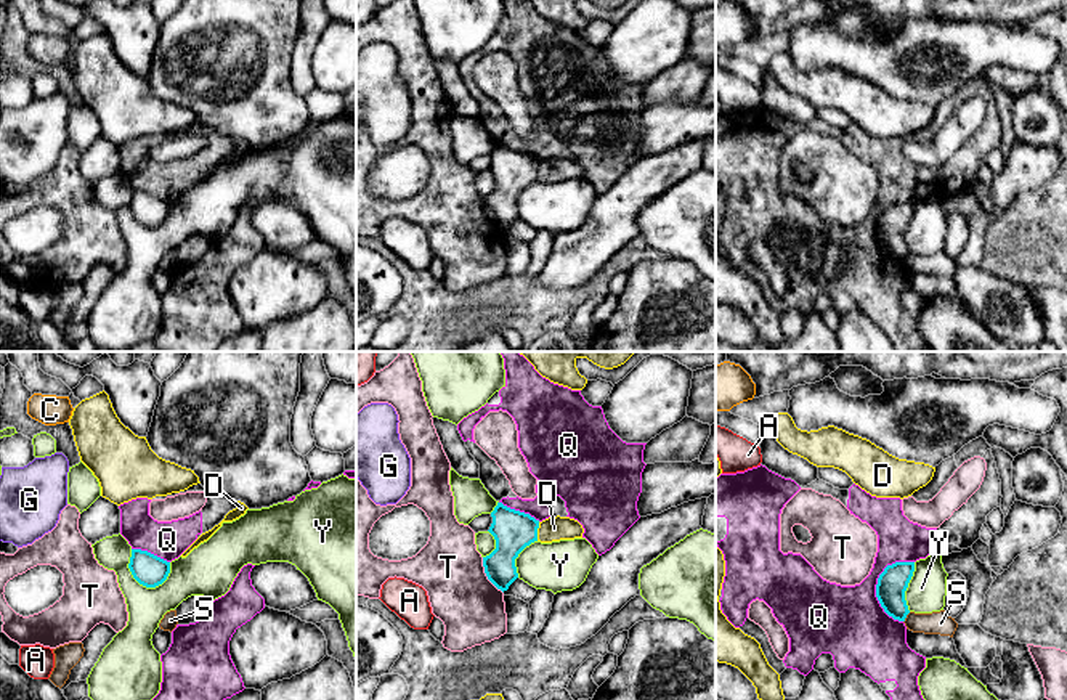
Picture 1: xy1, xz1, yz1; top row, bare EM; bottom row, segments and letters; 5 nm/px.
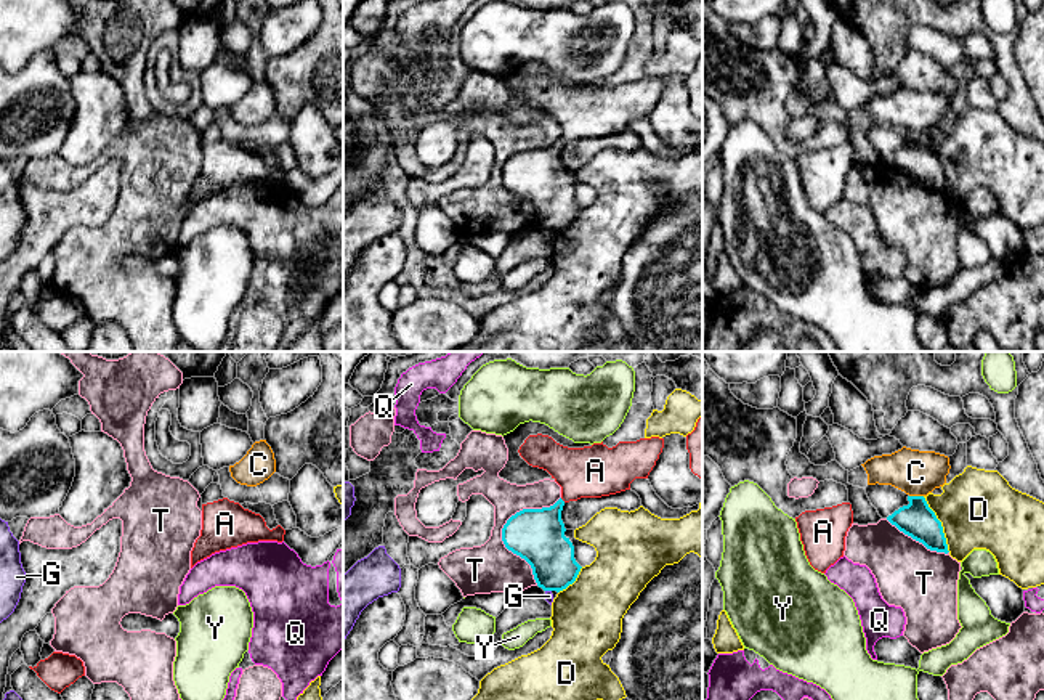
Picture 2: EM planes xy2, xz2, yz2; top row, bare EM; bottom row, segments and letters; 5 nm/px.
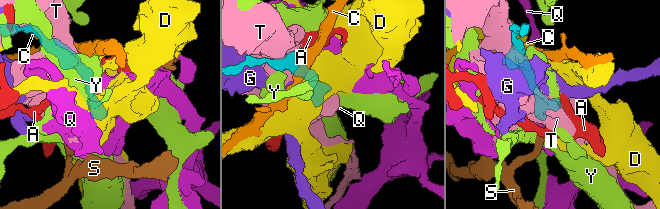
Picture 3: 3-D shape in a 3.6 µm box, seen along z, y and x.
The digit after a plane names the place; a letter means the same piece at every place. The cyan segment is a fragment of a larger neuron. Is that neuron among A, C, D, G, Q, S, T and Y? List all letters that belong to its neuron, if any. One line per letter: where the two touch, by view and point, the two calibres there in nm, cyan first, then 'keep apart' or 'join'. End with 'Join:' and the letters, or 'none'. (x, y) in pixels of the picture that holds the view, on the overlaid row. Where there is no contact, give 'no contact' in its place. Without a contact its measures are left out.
A: contact xz2 (562, 500); calibres 280 and 260 nm; join
C: contact yz2 (916, 496); calibres 180 and 220 nm; keep apart
D: contact yz2 (940, 524); calibres 180 and 400 nm; keep apart
G: contact xz2 (549, 590); calibres 240 and 50 nm; keep apart
Q: contact yz1 (876, 585); calibres 150 and 360 nm; keep apart
S: contact yz1 (905, 617); calibres 150 and 110 nm; keep apart
T: contact xz2 (502, 529); calibres 280 and 240 nm; keep apart
Y: contact xy1 (137, 580); calibres 160 and 190 nm; keep apart
Join: A

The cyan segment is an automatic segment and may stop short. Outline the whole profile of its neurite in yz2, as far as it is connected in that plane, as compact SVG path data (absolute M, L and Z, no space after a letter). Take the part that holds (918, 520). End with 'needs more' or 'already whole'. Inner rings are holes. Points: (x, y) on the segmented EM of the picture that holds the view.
M908 496L909 504L900 507L887 520L900 531L922 543L927 549L948 554L941 522L924 496Z; already whole

